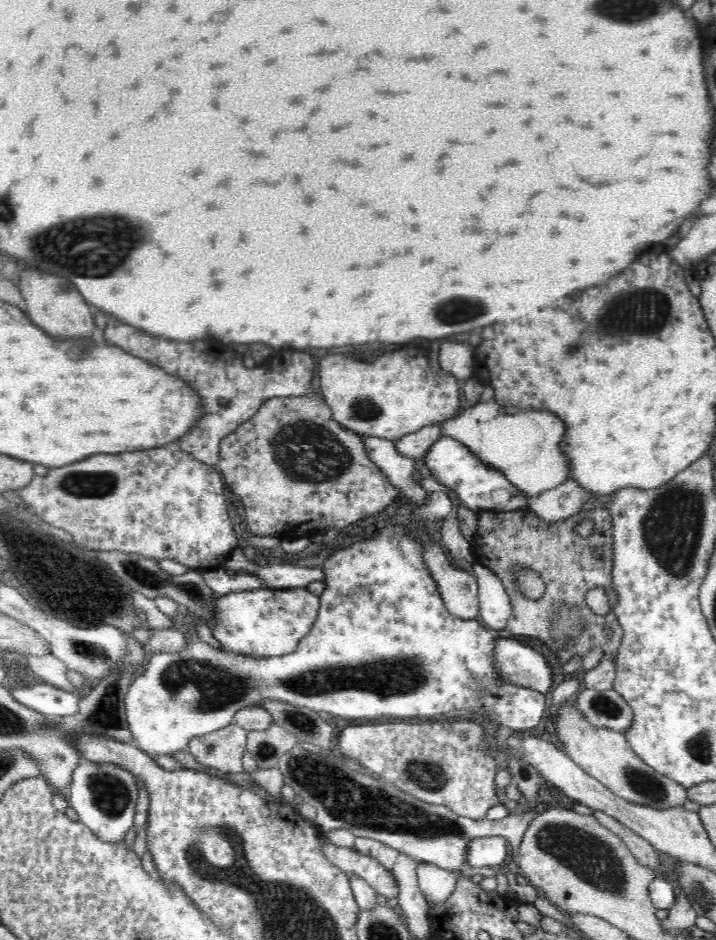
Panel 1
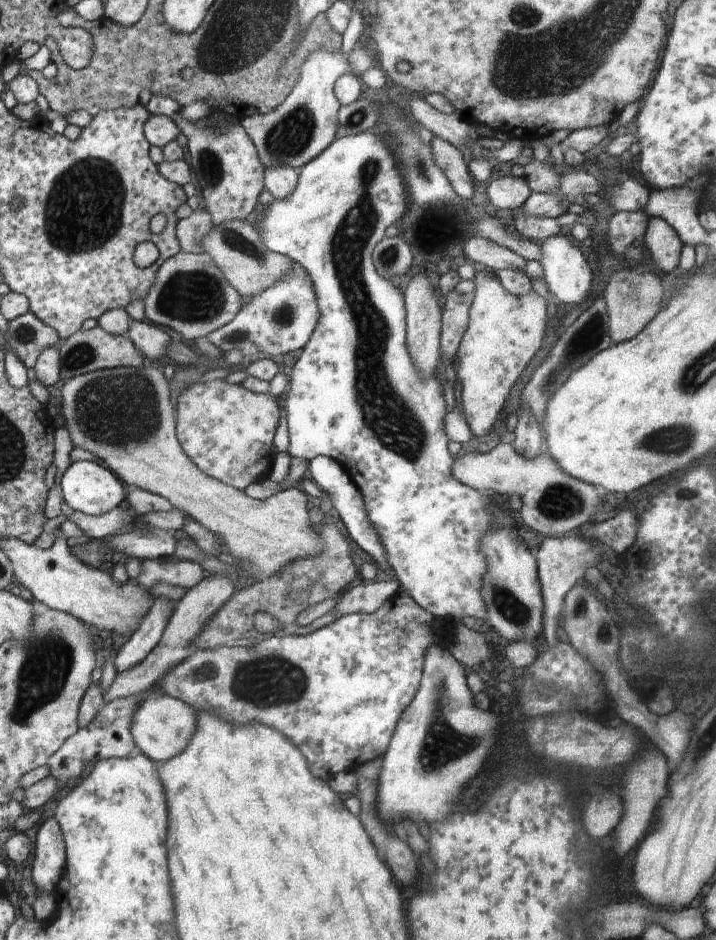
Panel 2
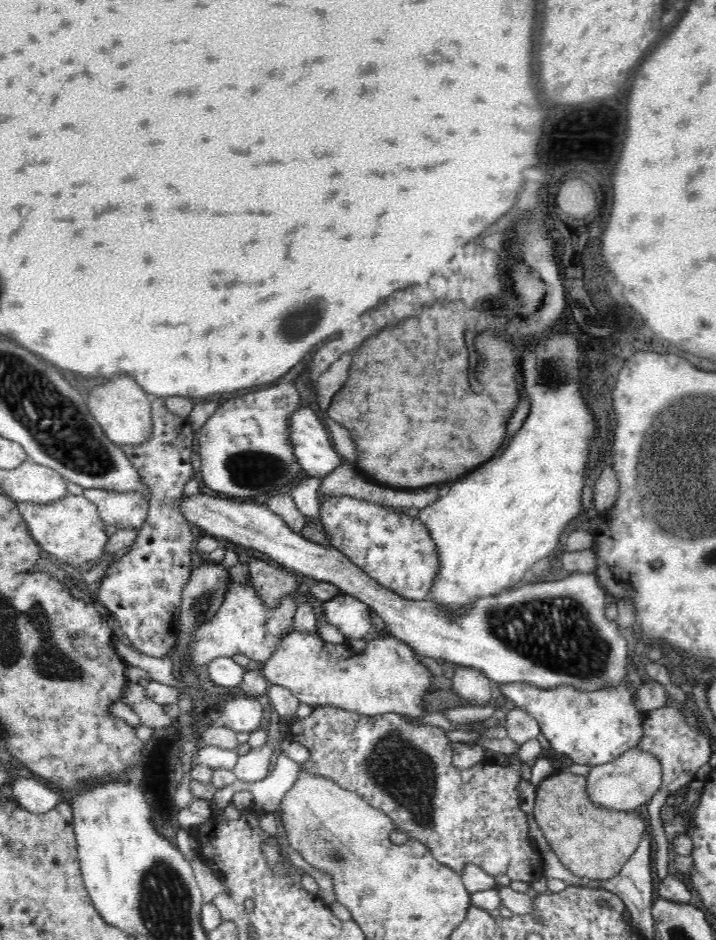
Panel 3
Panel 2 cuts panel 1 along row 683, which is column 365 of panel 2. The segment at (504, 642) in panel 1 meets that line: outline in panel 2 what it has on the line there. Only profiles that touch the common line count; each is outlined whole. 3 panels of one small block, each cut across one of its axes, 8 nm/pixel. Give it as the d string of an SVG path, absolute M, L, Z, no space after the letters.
M318 455L308 462L308 470L307 477L312 478L314 484L318 485L326 497L330 498L330 502L332 502L332 506L338 510L338 514L343 520L350 538L352 538L366 554L372 556L376 566L380 566L384 572L391 570L391 566L388 564L388 558L386 558L386 553L384 552L384 546L382 546L382 542L380 542L380 536L376 534L376 528L372 526L372 522L368 520L368 514L366 514L366 510L364 510L363 496L345 472L345 469L333 458Z

